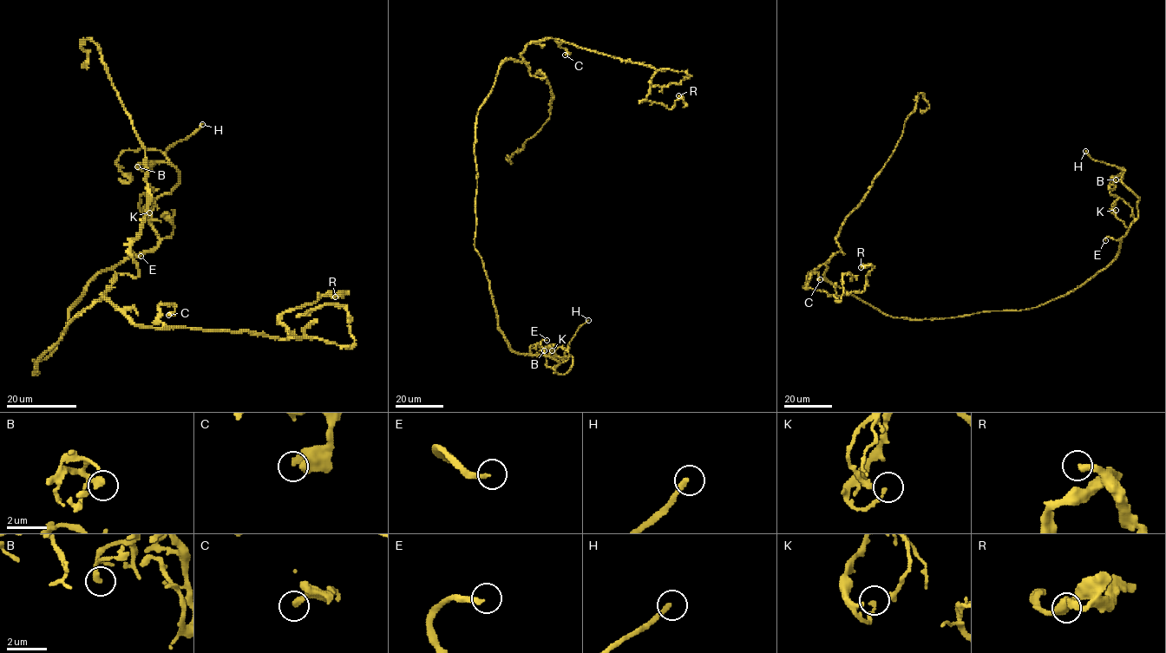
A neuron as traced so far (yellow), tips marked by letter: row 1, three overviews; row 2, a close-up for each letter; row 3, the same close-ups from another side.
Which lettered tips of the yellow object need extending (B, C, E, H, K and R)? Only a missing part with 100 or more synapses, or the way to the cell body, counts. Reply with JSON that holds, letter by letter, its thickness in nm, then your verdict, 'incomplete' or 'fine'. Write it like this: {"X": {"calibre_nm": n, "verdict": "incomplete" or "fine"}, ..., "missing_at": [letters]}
{"B": {"calibre_nm": 240, "verdict": "fine"}, "C": {"calibre_nm": 360, "verdict": "fine"}, "E": {"calibre_nm": 220, "verdict": "fine"}, "H": {"calibre_nm": 240, "verdict": "incomplete"}, "K": {"calibre_nm": 130, "verdict": "fine"}, "R": {"calibre_nm": 340, "verdict": "fine"}, "missing_at": ["H"]}

